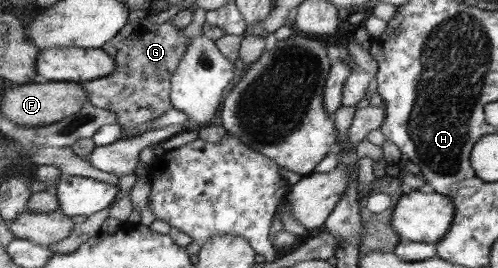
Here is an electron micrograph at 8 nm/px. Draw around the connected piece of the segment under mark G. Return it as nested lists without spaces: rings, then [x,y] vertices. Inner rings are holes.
[[[148,16],[131,20],[102,47],[116,60],[116,70],[109,76],[83,83],[89,92],[88,104],[117,114],[122,130],[131,129],[141,123],[157,120],[172,108],[172,76],[187,53],[191,37],[181,36],[171,22],[150,24]]]

